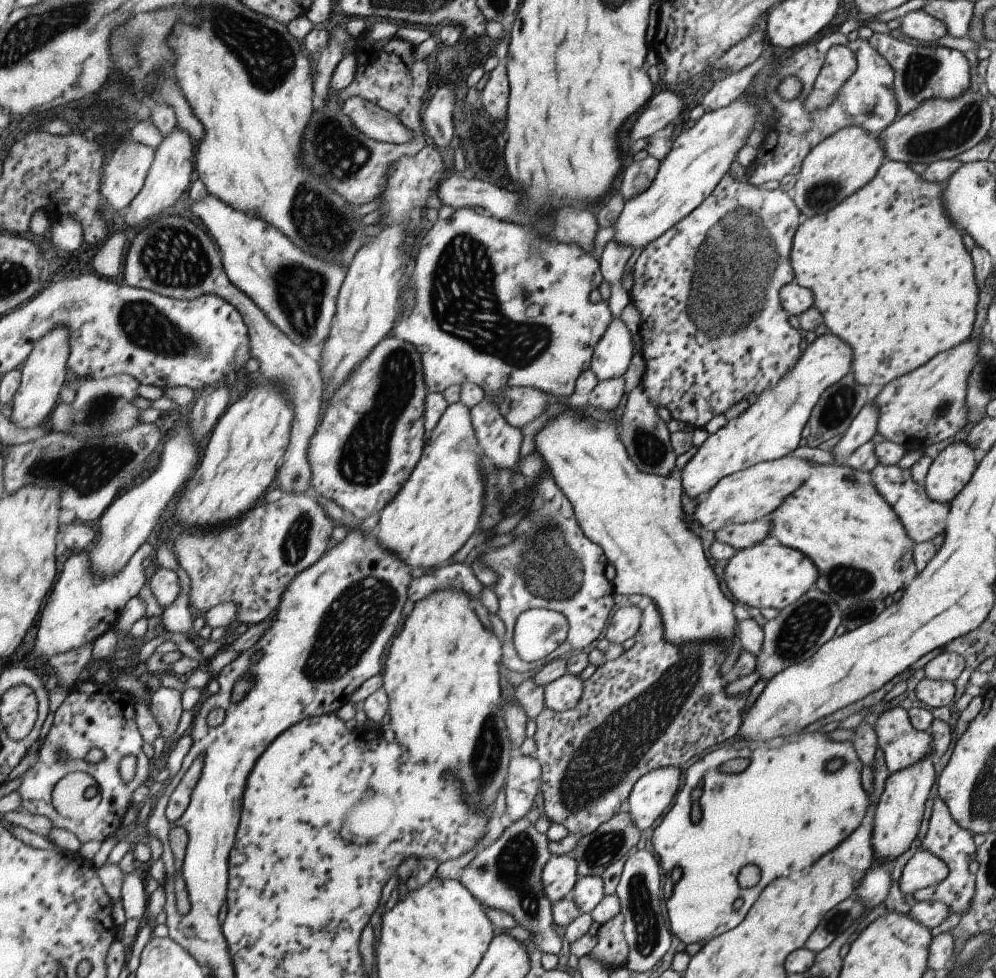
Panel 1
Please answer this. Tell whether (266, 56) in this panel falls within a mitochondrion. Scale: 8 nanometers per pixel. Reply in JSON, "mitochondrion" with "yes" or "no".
{"mitochondrion":"yes"}

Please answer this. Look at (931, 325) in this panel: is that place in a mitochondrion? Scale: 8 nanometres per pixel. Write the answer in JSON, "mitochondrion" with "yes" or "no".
{"mitochondrion":"no"}

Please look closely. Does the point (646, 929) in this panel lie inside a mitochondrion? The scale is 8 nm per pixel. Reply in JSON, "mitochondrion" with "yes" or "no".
{"mitochondrion":"yes"}

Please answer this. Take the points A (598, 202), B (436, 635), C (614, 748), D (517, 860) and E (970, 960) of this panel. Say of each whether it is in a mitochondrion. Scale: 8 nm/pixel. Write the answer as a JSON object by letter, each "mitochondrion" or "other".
{"A":"other","B":"other","C":"mitochondrion","D":"mitochondrion","E":"mitochondrion"}

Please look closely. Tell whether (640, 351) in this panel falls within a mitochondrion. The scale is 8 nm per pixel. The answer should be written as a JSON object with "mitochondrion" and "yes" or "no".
{"mitochondrion":"no"}

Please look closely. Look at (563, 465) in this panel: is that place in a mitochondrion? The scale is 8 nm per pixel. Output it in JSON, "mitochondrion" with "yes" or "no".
{"mitochondrion":"no"}

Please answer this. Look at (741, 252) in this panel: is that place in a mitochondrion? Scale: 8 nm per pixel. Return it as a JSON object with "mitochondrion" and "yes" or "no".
{"mitochondrion":"yes"}

